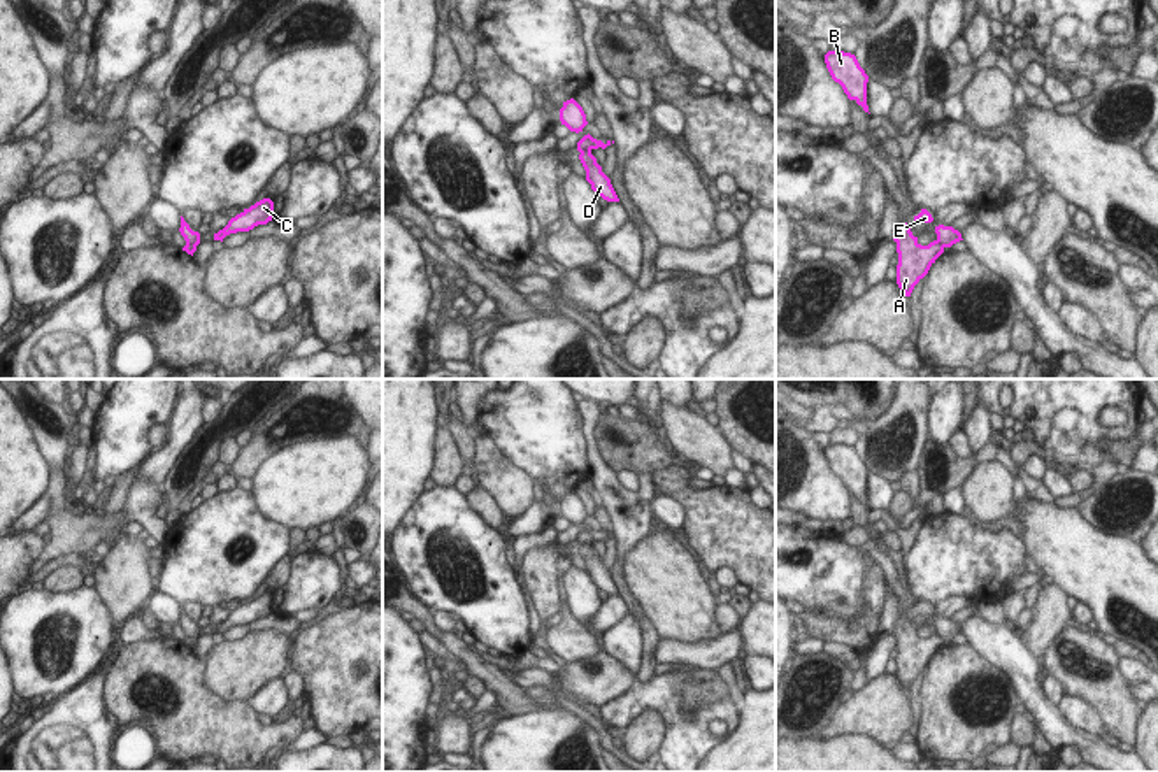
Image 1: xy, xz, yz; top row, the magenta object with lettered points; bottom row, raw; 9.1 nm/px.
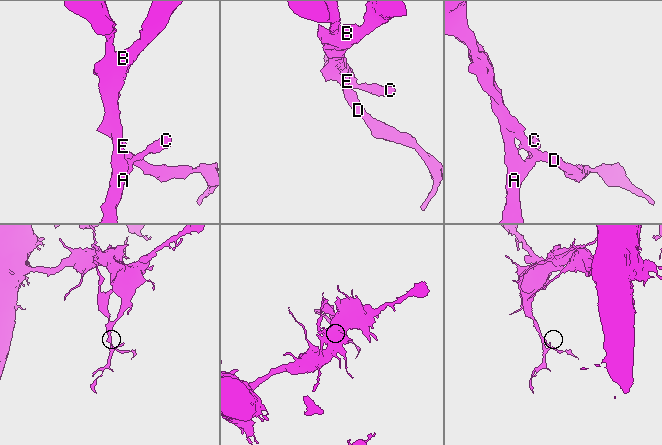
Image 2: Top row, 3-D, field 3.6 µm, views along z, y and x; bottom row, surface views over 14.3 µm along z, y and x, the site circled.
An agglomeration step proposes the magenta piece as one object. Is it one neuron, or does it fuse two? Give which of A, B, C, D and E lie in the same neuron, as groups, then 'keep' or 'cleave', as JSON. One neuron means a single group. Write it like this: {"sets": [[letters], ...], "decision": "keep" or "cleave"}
{"sets": [["A", "B", "C"], ["D", "E"]], "decision": "cleave"}

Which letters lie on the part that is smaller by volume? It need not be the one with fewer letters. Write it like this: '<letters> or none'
D, E

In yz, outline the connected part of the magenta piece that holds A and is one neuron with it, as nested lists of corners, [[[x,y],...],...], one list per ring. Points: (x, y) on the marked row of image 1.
[[[907,223],[898,225],[893,240],[897,242],[898,253],[897,284],[905,297],[911,297],[914,286],[928,274],[930,267],[944,253],[944,246],[939,240],[921,246]]]

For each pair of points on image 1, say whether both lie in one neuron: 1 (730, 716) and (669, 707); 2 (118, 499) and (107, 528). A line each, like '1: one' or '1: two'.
1: one
2: two

